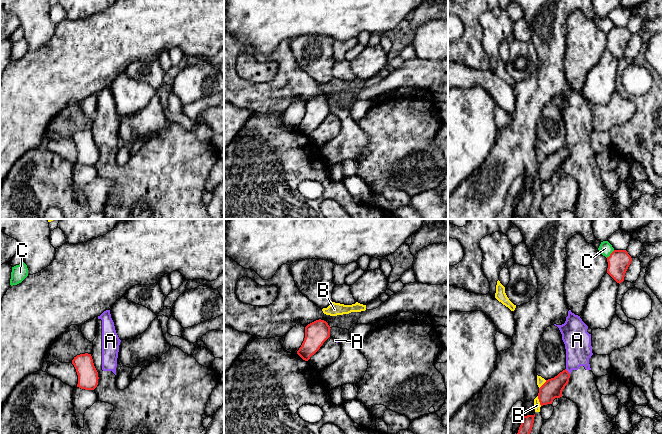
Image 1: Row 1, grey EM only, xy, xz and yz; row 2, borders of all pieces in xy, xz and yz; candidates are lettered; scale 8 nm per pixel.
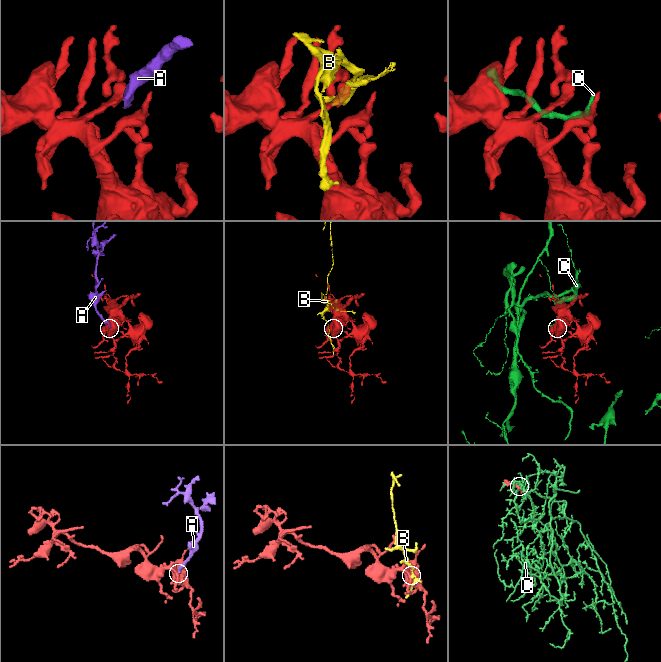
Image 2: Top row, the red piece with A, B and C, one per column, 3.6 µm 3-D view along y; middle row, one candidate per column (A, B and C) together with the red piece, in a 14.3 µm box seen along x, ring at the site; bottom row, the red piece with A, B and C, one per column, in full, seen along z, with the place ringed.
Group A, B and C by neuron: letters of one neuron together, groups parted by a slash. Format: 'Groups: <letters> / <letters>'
Groups: A / B / C

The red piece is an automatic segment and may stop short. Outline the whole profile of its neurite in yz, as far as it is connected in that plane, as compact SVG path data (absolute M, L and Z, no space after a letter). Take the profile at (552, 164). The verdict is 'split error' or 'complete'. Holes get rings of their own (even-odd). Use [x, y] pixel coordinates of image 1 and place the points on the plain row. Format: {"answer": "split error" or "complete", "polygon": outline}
{"answer": "complete", "polygon": "M565 145L554 154L546 156L539 164L538 175L540 181L552 180L555 174L562 173L562 167L568 160L570 154L569 148Z"}

